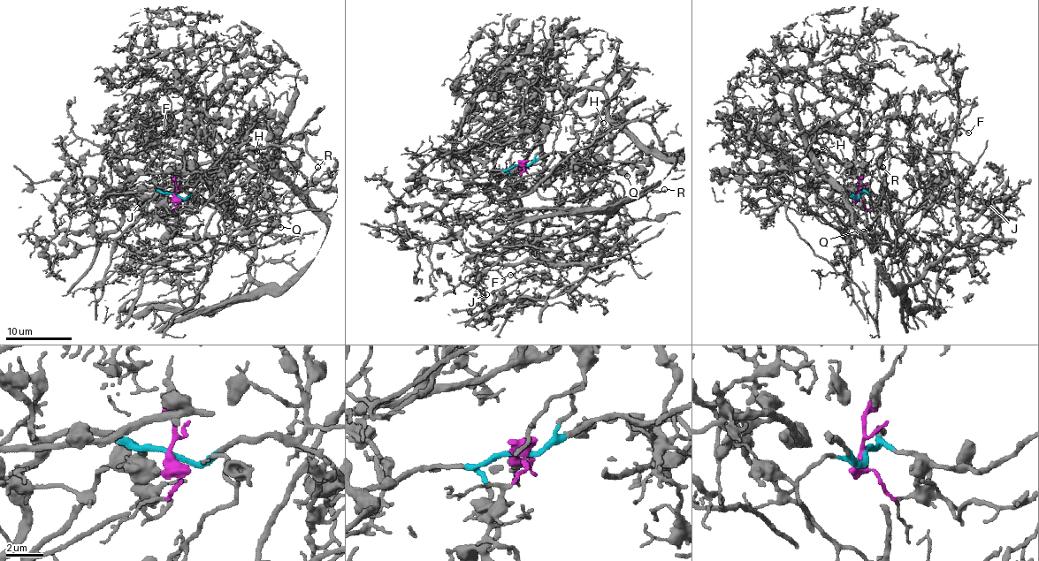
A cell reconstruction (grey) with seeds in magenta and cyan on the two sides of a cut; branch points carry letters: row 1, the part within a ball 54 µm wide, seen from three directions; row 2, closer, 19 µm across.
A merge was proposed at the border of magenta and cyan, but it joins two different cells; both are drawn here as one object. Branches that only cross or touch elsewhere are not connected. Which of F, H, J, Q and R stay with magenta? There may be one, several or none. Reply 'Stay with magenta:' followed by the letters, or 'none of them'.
Stay with magenta: F, J, R

